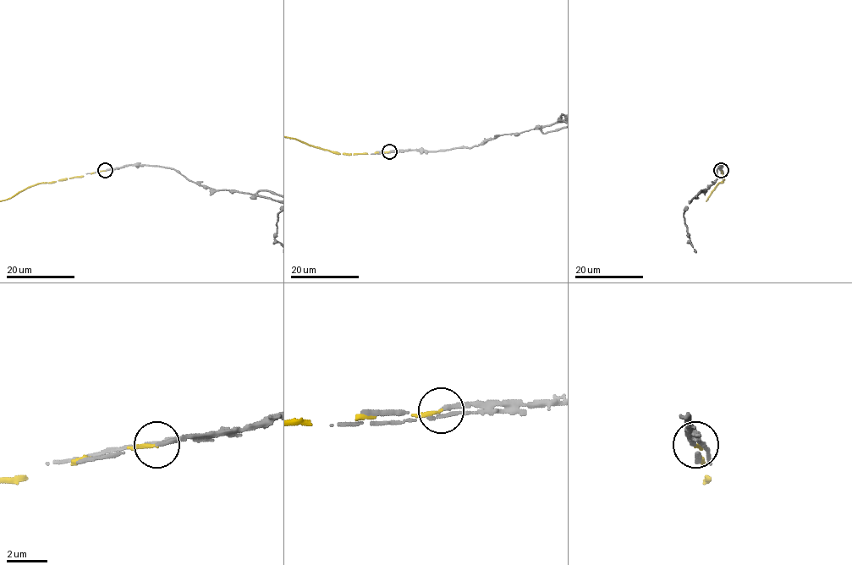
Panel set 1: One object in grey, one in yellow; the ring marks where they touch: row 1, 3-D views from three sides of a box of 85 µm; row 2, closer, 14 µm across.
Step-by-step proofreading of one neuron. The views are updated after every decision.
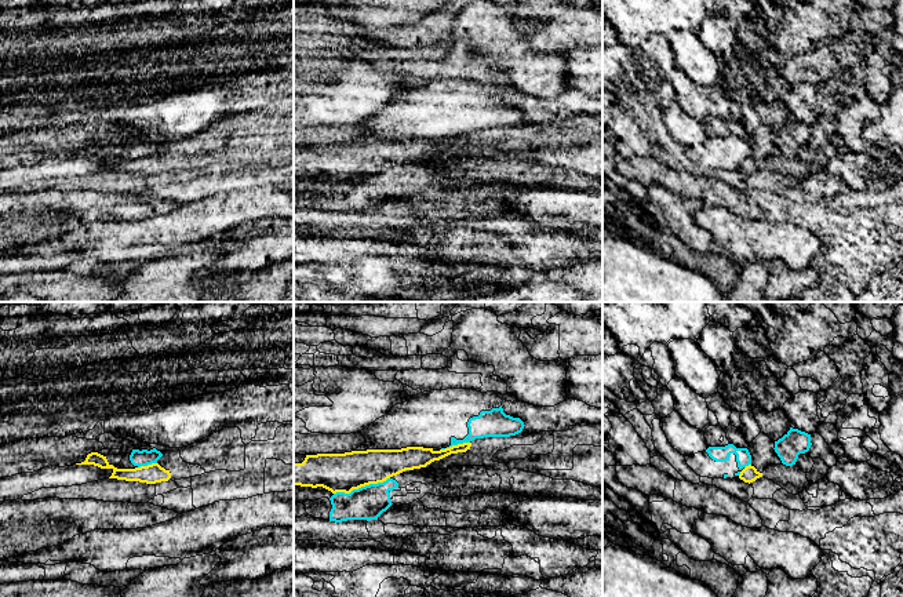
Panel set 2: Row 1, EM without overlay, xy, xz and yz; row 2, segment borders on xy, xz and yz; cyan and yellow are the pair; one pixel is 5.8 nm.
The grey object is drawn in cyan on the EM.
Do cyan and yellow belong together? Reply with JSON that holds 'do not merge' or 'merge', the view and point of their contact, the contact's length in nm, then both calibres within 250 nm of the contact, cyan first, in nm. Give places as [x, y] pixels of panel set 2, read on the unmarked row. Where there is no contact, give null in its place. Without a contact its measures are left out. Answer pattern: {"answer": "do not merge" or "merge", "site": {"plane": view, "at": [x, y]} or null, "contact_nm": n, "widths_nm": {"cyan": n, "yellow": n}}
{"answer": "do not merge", "site": {"plane": "xz", "at": [361, 178]}, "contact_nm": 340, "widths_nm": {"cyan": 200, "yellow": 220}}

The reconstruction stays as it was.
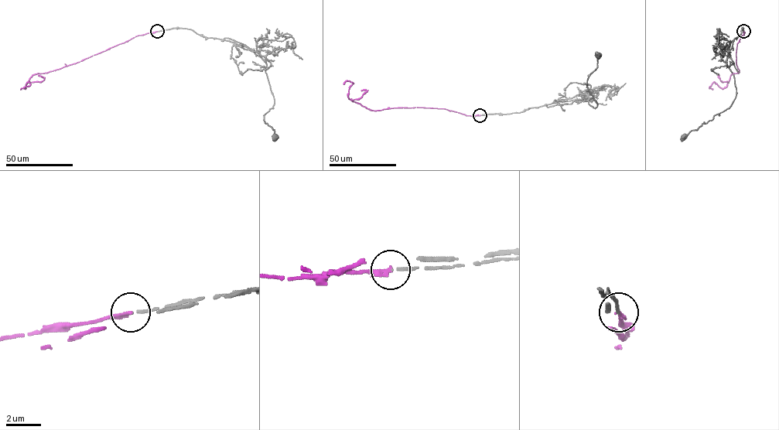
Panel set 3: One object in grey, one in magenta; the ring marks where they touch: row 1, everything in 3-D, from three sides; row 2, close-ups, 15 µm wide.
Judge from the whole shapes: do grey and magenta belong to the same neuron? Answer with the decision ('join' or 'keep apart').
join

